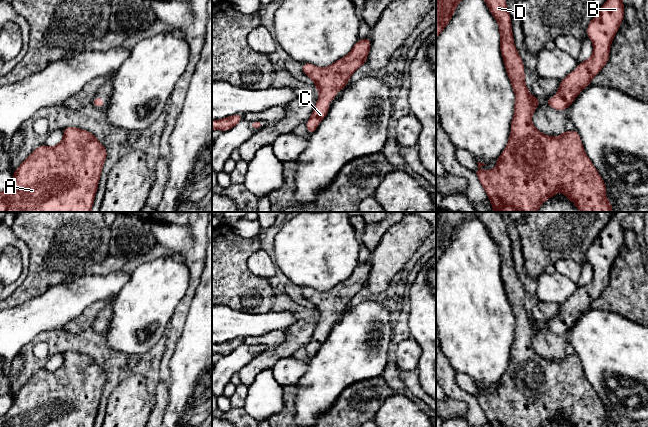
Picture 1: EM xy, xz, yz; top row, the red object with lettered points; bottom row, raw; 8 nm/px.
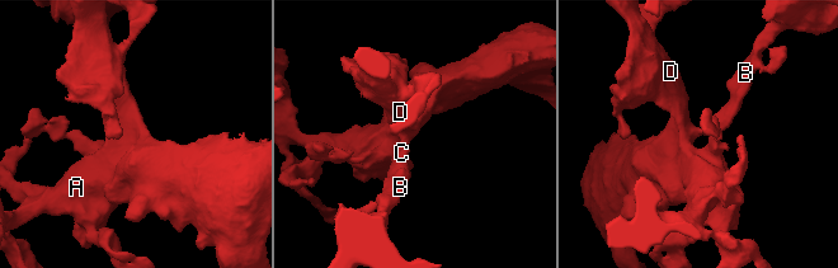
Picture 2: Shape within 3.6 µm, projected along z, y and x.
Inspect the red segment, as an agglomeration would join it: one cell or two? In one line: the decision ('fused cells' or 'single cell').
single cell

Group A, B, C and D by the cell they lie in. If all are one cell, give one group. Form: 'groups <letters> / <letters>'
groups A B C D

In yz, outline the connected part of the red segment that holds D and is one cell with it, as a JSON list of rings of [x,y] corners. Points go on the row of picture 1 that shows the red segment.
[[[484,0],[499,25],[500,50],[507,75],[512,83],[516,101],[508,144],[495,161],[497,167],[488,171],[479,169],[486,165],[477,162],[476,172],[494,212],[537,212],[550,197],[561,191],[580,212],[612,212],[606,198],[606,185],[584,151],[576,130],[564,131],[558,137],[539,132],[532,123],[532,115],[540,100],[529,93],[525,84],[524,63],[518,54],[505,0]]]

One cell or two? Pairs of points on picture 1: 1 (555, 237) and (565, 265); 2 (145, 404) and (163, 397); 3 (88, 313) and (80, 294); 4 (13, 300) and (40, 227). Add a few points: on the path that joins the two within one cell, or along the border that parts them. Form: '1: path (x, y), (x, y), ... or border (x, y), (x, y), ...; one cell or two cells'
1: border (554, 264), (560, 260), (571, 259), (580, 265); two cells
2: border (154, 396), (154, 404), (148, 416); two cells
3: border (108, 298), (91, 303), (79, 315), (68, 322); two cells
4: path (31, 283), (40, 274), (40, 245); one cell

